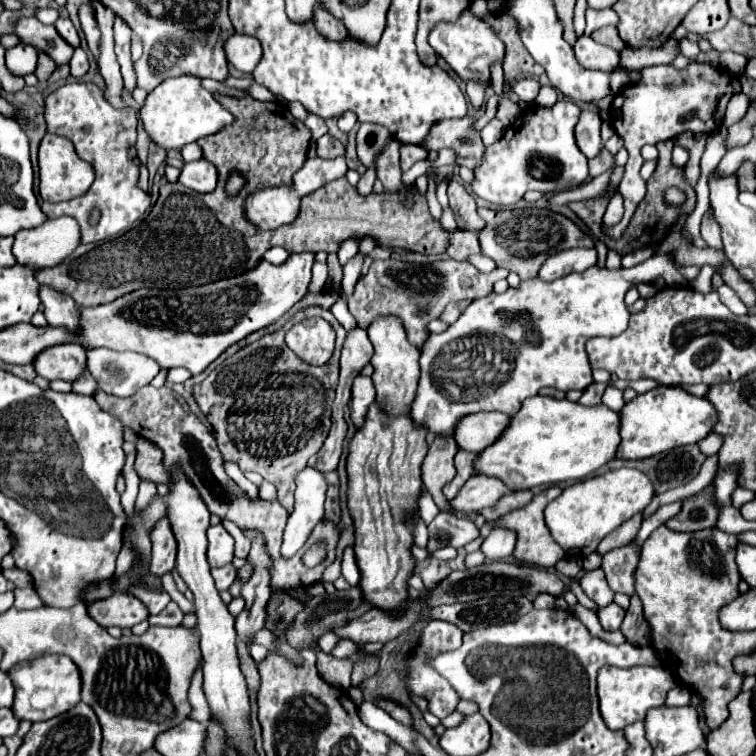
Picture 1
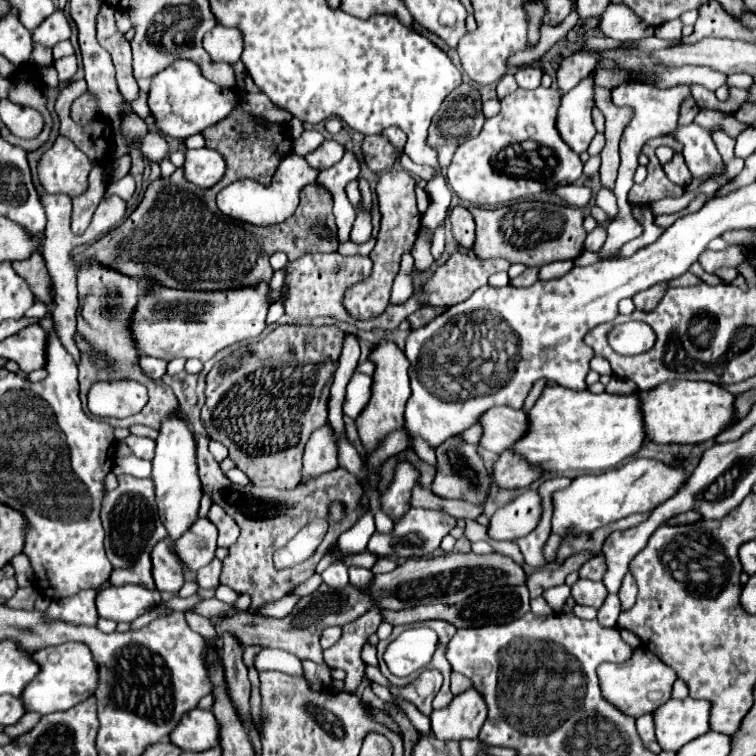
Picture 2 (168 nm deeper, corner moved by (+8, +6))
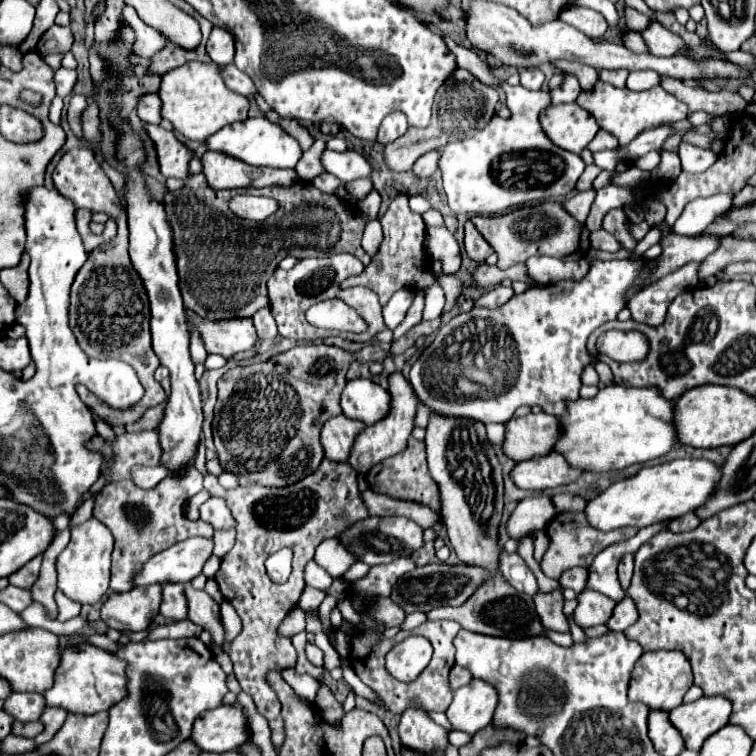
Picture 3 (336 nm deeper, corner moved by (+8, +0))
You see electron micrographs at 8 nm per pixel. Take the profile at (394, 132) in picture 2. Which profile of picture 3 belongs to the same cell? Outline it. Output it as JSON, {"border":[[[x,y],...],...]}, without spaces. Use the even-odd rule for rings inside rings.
{"border":[[[388,114],[388,118],[384,118],[380,130],[378,130],[378,142],[380,144],[390,144],[394,140],[398,140],[400,136],[404,136],[408,130],[408,122],[404,118],[404,114]]]}

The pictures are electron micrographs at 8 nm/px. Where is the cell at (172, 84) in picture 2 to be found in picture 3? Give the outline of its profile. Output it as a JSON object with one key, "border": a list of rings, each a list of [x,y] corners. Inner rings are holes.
{"border":[[[186,62],[184,66],[166,72],[158,96],[162,100],[162,118],[170,120],[176,132],[198,142],[204,142],[210,134],[232,122],[244,122],[248,118],[248,98],[224,86],[214,62]]]}

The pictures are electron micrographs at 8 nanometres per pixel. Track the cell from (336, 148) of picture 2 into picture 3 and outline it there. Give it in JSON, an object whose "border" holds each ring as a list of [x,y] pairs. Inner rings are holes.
{"border":[[[322,174],[322,176],[316,176],[316,180],[312,180],[312,184],[316,186],[316,188],[320,188],[322,192],[326,192],[326,194],[332,194],[342,182],[336,178],[336,176],[332,176],[332,174]]]}

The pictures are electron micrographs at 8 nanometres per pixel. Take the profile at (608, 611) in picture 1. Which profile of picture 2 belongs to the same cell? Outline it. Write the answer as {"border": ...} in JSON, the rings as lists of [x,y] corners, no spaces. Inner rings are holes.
{"border":[[[610,594],[606,598],[606,602],[602,604],[602,608],[598,610],[598,622],[604,624],[604,626],[616,626],[616,620],[622,612],[622,604],[620,604],[620,598],[616,594]]]}

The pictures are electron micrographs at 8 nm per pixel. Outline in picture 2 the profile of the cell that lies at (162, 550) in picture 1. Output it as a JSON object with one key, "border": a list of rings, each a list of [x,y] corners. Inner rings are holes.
{"border":[[[160,542],[158,548],[152,550],[152,572],[154,572],[154,580],[156,580],[156,588],[160,592],[172,592],[178,594],[178,590],[184,586],[186,578],[184,578],[184,570],[182,564],[176,560],[176,556],[172,556],[168,542]]]}

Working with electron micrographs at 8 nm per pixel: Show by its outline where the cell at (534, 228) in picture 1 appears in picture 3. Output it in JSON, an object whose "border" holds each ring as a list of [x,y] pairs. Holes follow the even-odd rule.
{"border":[[[544,202],[532,208],[522,208],[504,216],[472,216],[470,218],[484,240],[494,248],[498,254],[498,268],[510,268],[518,262],[526,262],[530,256],[554,256],[554,258],[568,258],[568,256],[586,256],[588,248],[582,248],[584,226],[564,210],[558,202]]]}

